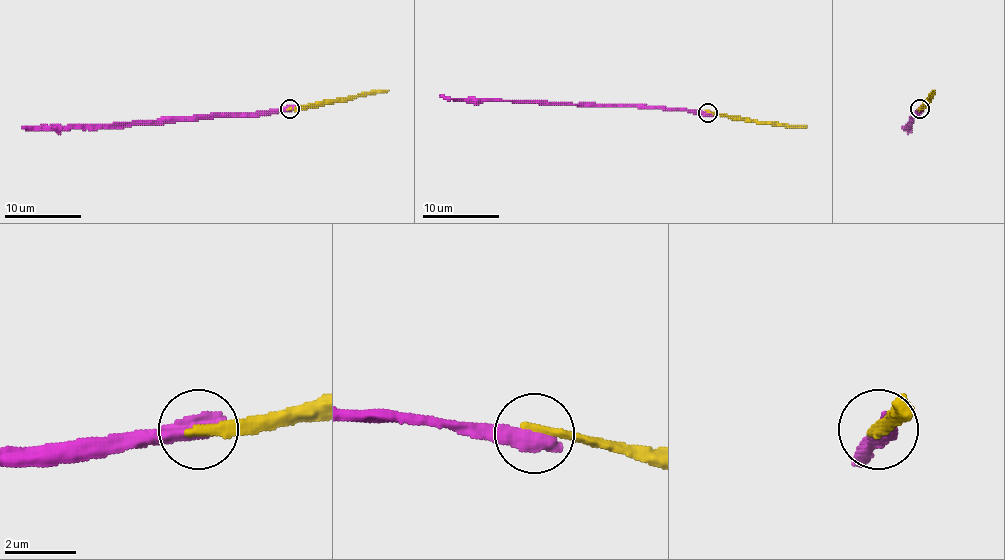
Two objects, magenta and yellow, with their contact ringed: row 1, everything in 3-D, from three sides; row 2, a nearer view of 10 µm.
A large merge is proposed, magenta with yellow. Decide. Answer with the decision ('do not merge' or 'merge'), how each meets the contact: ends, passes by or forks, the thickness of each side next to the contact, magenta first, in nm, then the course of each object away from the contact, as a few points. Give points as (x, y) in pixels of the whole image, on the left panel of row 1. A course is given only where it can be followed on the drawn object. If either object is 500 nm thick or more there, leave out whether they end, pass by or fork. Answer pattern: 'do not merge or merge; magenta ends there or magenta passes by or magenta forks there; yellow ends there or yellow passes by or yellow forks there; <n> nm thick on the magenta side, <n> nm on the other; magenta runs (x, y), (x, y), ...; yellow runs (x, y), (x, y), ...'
do not merge; 650 nm thick on the magenta side, 280 nm on the other; magenta runs (289, 109), (161, 117), (155, 121), (22, 128); yellow runs (289, 109), (388, 90)

